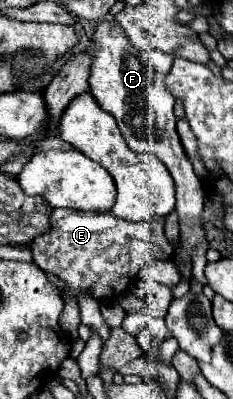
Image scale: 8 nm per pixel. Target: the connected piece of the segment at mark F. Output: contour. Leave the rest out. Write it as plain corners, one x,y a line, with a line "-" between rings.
115,21
99,23
91,43
95,61
91,65
89,89
99,105
117,119
119,131
125,137
131,151
151,153
159,157
169,169
175,191
177,191
177,215
181,225
181,247
177,249
173,261
177,267
191,263
193,251
199,243
205,241
205,231
201,223
201,213
205,207
205,191
199,177
193,171
193,165
183,149
179,133
175,129
175,97
163,85
163,79
171,71
173,57
163,51
141,51
129,43
123,35
123,29

